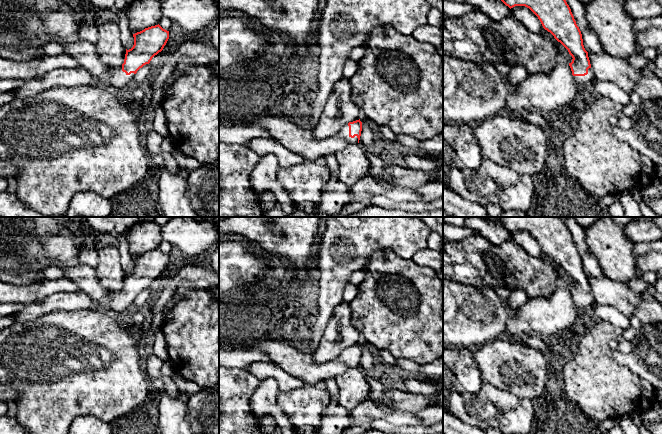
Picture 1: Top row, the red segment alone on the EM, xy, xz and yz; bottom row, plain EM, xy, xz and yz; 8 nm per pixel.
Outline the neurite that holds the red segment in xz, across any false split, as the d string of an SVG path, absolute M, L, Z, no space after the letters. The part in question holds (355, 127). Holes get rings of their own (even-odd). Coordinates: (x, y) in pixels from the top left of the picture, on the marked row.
M278 116L263 117L253 124L269 131L280 144L306 161L329 154L335 155L349 144L359 143L362 131L362 122L359 119L349 122L330 138L316 140L311 129L304 129Z

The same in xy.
M159 24L145 28L133 34L134 45L126 49L124 63L116 68L110 68L110 79L101 81L95 78L85 68L58 68L42 77L31 78L11 92L18 99L35 96L52 87L73 87L92 85L107 87L117 92L125 92L133 85L134 75L152 58L161 52L169 39L169 31Z

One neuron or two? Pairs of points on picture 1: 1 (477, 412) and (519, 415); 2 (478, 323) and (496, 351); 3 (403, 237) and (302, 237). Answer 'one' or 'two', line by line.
1: one
2: two
3: two

